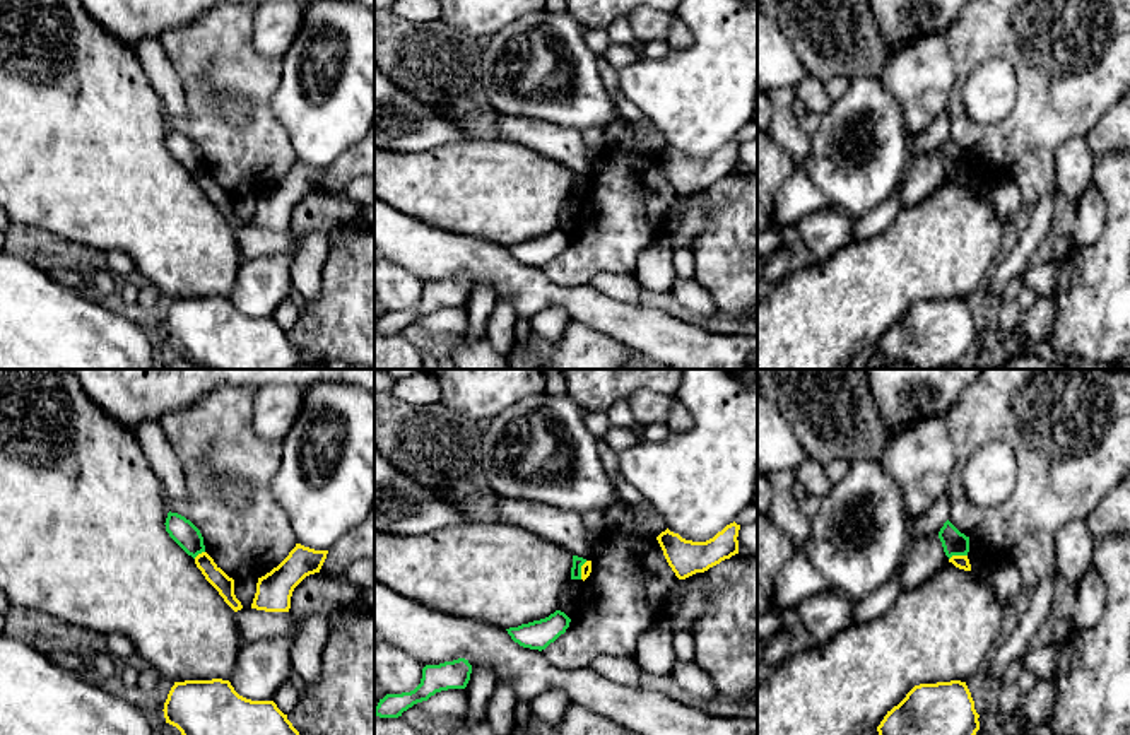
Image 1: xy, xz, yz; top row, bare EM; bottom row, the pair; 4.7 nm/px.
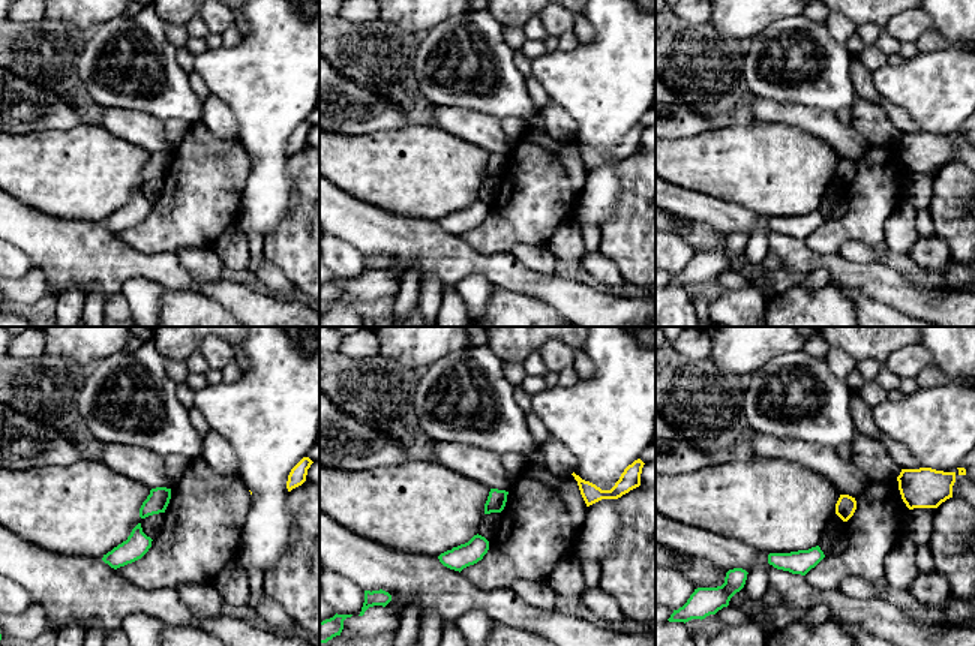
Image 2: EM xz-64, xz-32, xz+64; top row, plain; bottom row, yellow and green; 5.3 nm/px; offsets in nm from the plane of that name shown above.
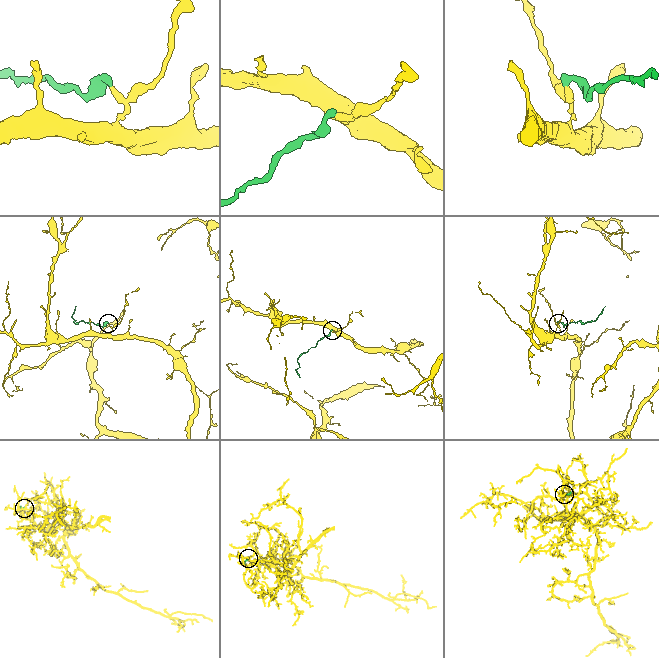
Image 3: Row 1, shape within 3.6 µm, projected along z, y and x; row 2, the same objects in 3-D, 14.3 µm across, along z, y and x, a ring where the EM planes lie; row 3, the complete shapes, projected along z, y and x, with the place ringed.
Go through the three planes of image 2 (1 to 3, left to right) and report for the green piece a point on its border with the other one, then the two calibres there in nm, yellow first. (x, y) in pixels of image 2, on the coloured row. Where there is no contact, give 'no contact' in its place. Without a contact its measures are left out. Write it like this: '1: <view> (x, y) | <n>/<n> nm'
1: no contact
2: no contact
3: no contact

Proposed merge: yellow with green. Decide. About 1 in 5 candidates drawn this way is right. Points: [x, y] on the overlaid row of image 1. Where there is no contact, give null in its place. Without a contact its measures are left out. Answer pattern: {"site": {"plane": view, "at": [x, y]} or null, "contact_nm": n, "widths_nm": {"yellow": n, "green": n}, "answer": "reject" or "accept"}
{"site": {"plane": "yz", "at": [958, 556]}, "contact_nm": 90, "widths_nm": {"yellow": 60, "green": 120}, "answer": "reject"}

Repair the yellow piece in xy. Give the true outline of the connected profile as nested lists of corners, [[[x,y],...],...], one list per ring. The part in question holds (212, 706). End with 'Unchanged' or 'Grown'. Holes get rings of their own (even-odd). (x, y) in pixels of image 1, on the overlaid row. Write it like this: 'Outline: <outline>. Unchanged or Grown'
Outline: [[[222,679],[174,682],[162,711],[181,735],[299,735],[274,701],[246,699]]]. Unchanged

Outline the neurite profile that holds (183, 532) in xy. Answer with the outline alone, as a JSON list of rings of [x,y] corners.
[[[168,513],[166,532],[169,537],[193,559],[205,552],[203,537],[200,530],[185,516],[178,513]]]

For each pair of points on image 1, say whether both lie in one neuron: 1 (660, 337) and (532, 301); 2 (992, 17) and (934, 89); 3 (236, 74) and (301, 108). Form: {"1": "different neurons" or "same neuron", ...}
{"1": "same neuron", "2": "different neurons", "3": "different neurons"}

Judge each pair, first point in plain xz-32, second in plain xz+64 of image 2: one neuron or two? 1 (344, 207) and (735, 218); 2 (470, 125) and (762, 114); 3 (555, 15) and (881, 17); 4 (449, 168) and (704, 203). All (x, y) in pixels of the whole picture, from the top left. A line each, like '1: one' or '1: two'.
1: one
2: one
3: two
4: two

